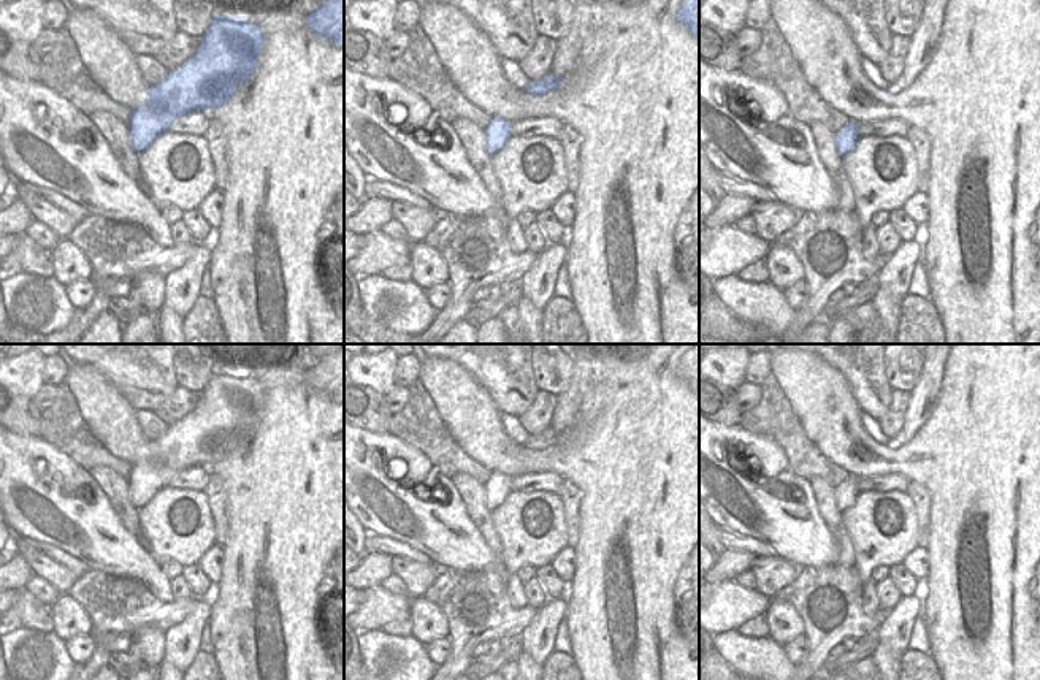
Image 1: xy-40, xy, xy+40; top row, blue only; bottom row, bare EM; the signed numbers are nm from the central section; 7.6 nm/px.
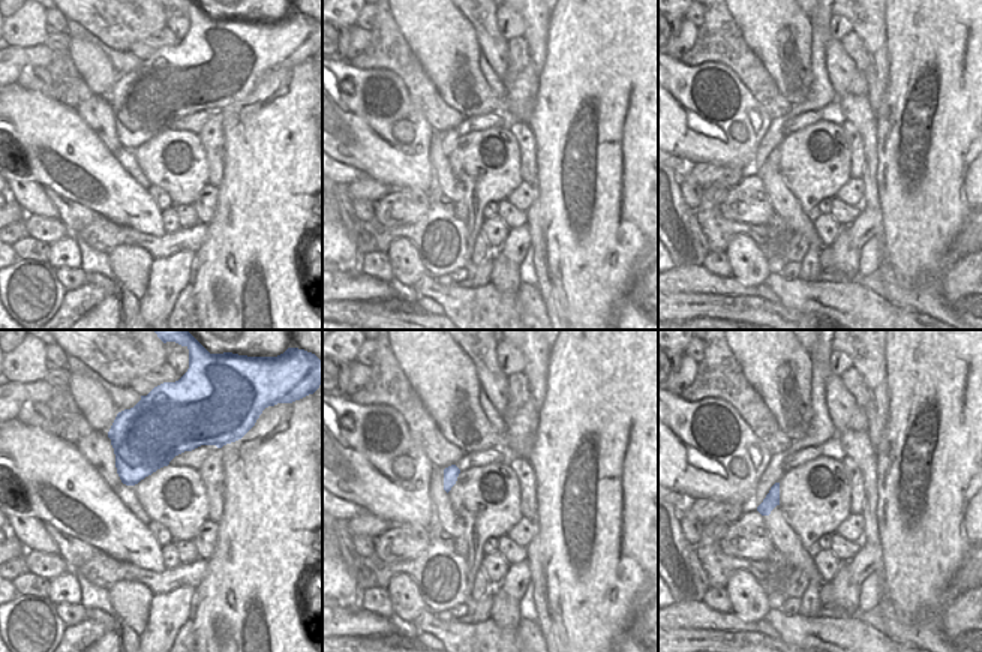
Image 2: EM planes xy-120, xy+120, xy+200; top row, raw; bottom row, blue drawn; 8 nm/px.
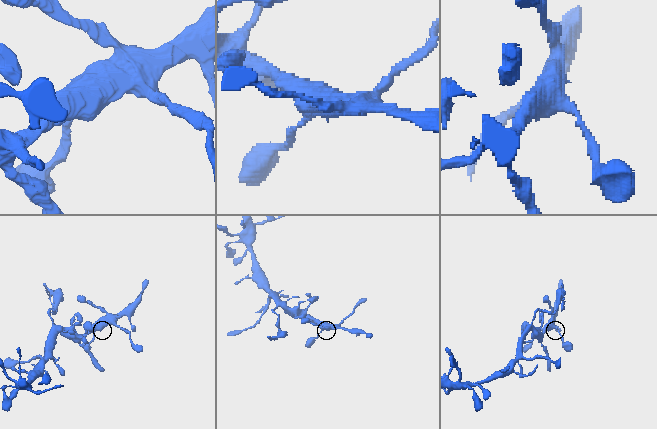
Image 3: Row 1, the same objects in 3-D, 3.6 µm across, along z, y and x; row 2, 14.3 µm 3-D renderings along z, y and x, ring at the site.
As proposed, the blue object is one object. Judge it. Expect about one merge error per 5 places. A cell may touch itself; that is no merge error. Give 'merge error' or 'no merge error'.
no merge error

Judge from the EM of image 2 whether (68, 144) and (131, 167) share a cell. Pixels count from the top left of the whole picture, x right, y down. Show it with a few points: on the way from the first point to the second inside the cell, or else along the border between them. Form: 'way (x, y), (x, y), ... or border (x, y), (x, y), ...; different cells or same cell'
border (113, 155), (146, 189); different cells

